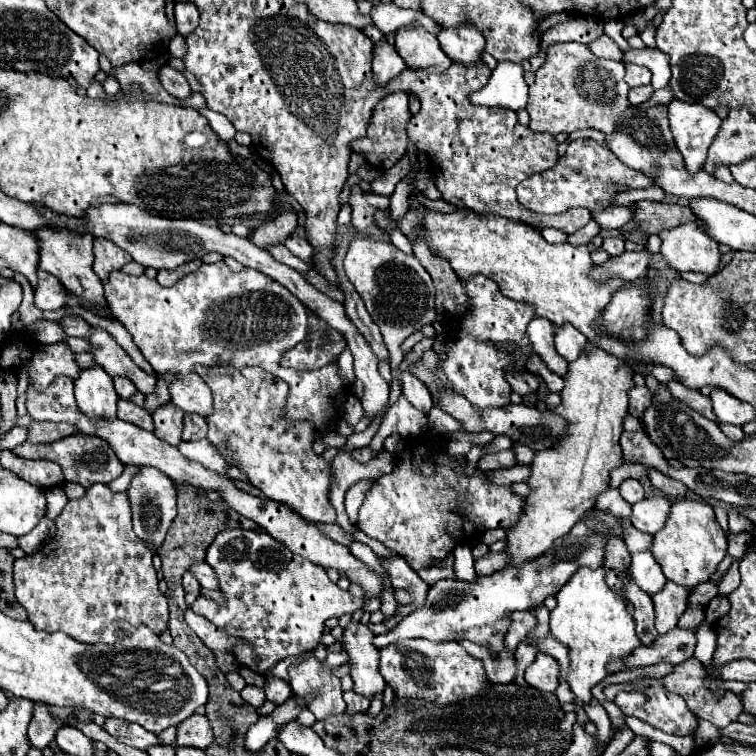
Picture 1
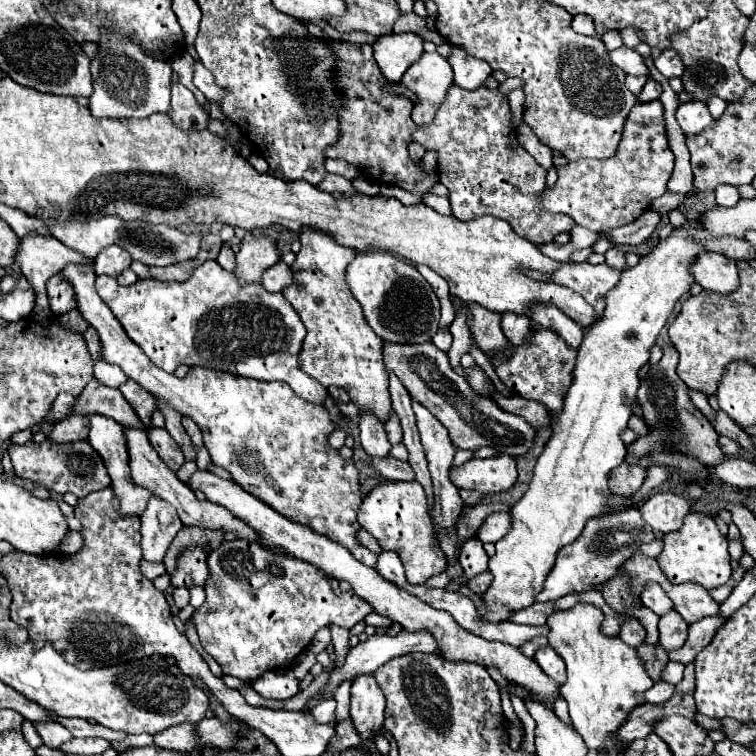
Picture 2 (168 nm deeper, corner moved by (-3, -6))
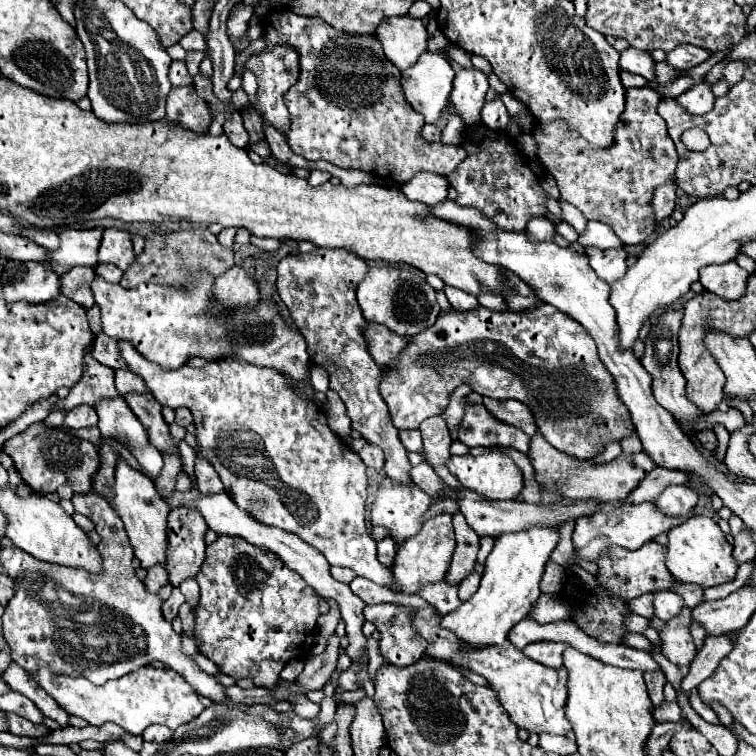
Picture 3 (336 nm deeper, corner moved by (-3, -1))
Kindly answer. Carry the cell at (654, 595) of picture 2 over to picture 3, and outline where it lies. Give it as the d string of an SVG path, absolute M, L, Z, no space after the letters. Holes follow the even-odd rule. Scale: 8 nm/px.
M657 592L653 598L653 608L655 608L655 616L667 622L681 612L683 600L675 592Z

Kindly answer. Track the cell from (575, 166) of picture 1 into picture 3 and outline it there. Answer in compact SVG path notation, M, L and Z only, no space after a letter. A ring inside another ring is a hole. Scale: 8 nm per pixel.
M649 86L629 88L625 112L621 114L619 124L615 128L615 142L603 150L589 148L583 140L579 140L577 132L565 126L565 122L537 124L533 128L533 136L539 144L539 160L543 162L545 170L555 178L559 192L561 192L561 200L581 210L587 220L609 224L623 244L641 244L655 230L655 222L651 214L653 190L675 176L679 156L675 152L673 140L669 138L665 120L657 112L659 102L661 102L661 94Z

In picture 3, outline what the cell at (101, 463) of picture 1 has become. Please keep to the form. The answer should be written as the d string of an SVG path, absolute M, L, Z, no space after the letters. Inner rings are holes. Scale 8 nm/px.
M33 424L25 432L13 436L5 442L3 450L13 458L23 482L37 494L51 494L61 484L69 484L75 494L89 494L101 462L99 452L91 442L79 440L63 428L45 428L43 424Z

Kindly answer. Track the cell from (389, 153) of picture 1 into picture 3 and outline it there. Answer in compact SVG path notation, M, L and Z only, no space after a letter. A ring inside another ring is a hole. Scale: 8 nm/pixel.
M271 8L263 24L267 50L271 50L275 44L289 42L301 56L301 78L285 94L285 104L291 114L291 130L285 136L295 154L303 156L305 160L327 160L341 168L359 168L375 178L387 178L397 184L409 182L419 172L449 176L465 160L467 154L461 146L427 144L421 138L425 120L405 100L399 82L401 72L385 58L375 36L345 34L331 28L327 22L321 22L321 18L297 16L287 8Z

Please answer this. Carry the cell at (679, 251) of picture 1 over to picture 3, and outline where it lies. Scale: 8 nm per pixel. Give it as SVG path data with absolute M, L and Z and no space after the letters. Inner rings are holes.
M729 260L725 264L711 264L701 268L699 282L705 286L705 290L725 298L725 300L737 300L745 294L749 274L737 266L735 260Z

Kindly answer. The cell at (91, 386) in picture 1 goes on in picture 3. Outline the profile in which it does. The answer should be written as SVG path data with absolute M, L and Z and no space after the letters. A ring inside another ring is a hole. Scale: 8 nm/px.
M117 456L115 478L113 478L113 484L109 484L109 490L113 494L107 498L107 502L109 502L109 506L113 506L113 510L117 510L119 518L123 520L127 536L135 550L135 556L141 560L141 566L147 570L155 564L165 564L169 506L165 506L165 500L157 494L153 480L147 478L145 474L137 472L121 456Z

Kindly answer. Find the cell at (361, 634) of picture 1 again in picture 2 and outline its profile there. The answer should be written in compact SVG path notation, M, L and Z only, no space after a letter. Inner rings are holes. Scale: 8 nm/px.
M373 675L357 677L351 685L351 709L349 715L361 739L373 741L377 733L383 731L383 711L385 697L377 689Z

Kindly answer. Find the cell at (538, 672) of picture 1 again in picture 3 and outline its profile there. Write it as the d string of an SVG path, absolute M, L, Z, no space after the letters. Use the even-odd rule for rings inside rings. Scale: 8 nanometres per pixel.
M535 642L523 648L523 654L537 660L539 664L545 664L549 668L561 668L563 660L561 654L567 648L565 642Z

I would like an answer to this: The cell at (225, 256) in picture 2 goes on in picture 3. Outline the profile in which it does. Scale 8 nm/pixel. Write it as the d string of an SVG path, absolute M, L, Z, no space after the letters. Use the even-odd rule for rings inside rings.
M227 227L217 235L218 242L223 246L223 248L227 248L227 250L233 248L236 231L237 228L235 227Z

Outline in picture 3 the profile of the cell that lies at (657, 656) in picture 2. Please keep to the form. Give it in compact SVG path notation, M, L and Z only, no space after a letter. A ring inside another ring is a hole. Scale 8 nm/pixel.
M655 670L655 672L645 672L645 684L647 684L647 690L649 690L649 698L653 702L653 706L659 706L665 698L663 698L663 686L665 686L665 676L661 670Z

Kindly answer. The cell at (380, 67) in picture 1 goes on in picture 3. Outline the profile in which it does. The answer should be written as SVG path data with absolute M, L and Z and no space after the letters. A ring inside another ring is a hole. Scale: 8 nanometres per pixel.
M393 16L381 22L377 28L377 40L381 42L389 62L399 70L407 70L427 50L429 36L421 20L411 16Z

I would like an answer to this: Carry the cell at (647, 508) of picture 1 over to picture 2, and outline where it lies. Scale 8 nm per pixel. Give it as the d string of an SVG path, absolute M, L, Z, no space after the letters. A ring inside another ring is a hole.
M655 493L641 505L643 519L657 531L657 535L677 531L689 511L691 503L677 493Z

